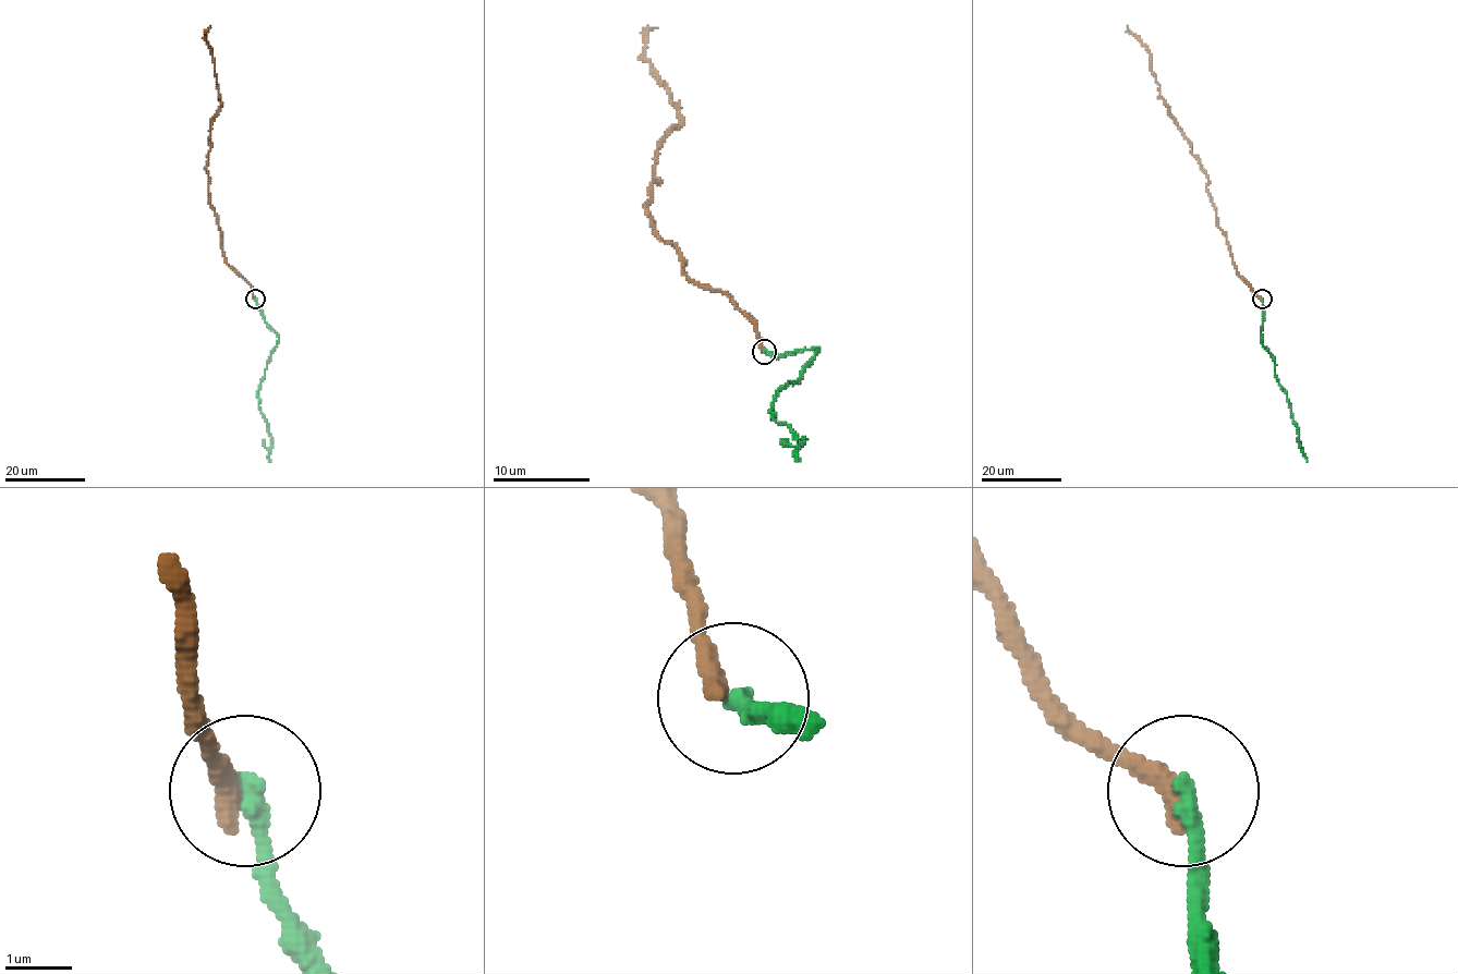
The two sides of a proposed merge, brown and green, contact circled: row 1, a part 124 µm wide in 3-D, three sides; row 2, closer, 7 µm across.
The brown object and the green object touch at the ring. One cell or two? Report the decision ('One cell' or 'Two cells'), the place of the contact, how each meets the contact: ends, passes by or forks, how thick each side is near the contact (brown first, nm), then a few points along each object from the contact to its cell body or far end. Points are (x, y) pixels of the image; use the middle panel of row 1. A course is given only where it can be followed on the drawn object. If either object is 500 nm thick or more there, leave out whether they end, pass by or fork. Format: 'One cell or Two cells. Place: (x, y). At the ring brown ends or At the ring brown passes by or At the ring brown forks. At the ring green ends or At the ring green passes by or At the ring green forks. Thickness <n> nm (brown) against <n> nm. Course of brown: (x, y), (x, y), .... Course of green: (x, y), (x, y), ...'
One cell. Place: (764, 351). At the ring brown ends. At the ring green ends. Thickness 360 nm (brown) against 280 nm. Course of brown: (764, 352), (756, 328), (681, 269), (649, 219), (657, 144), (681, 122), (645, 55), (645, 35), (657, 27). Course of green: (764, 352), (819, 352), (796, 381), (776, 396), (770, 410), (770, 415), (802, 439), (798, 449), (800, 461)

